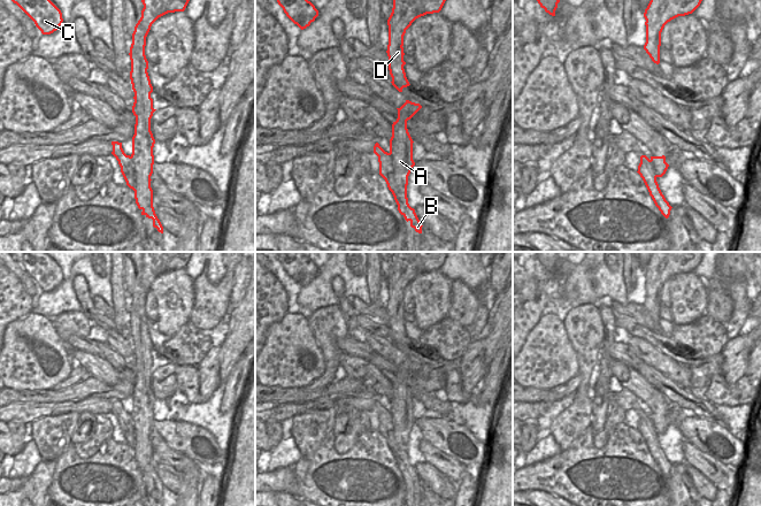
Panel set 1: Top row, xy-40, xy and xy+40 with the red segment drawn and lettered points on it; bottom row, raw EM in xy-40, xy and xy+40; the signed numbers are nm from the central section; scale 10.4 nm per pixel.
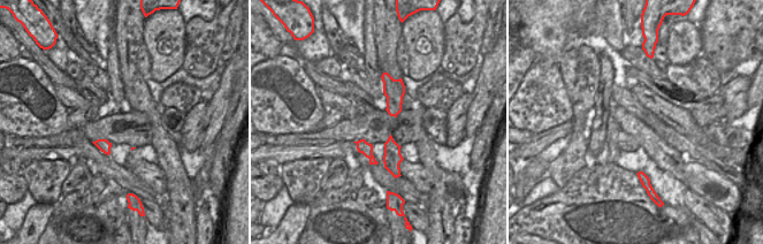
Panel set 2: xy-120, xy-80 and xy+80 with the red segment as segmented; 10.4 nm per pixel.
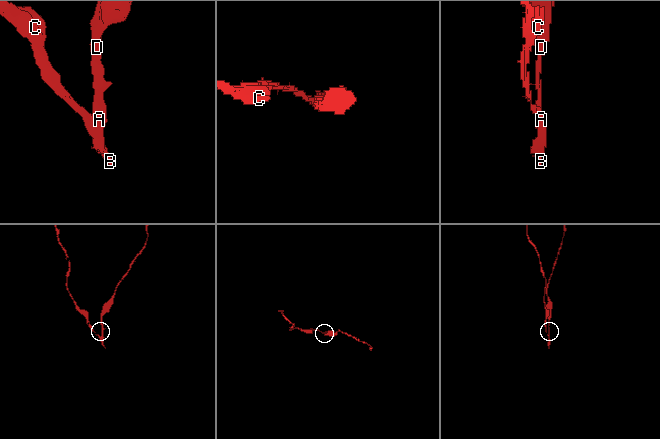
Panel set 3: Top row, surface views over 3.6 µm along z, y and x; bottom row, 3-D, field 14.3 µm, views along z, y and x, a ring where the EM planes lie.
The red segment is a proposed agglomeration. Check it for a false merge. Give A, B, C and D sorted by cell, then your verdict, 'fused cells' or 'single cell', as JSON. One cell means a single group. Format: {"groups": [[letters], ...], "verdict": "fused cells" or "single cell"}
{"groups": [["A", "D"], ["B", "C"]], "verdict": "fused cells"}

